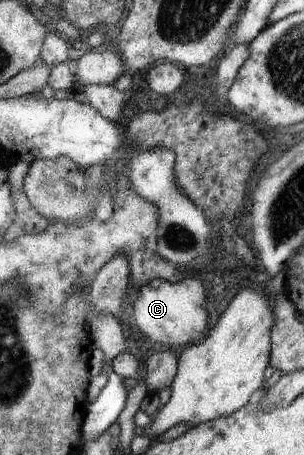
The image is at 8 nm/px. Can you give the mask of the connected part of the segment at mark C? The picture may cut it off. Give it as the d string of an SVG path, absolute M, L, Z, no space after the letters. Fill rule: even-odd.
M192 277L180 281L152 280L133 297L134 319L140 331L163 347L175 349L202 343L209 333L206 294L199 280Z

